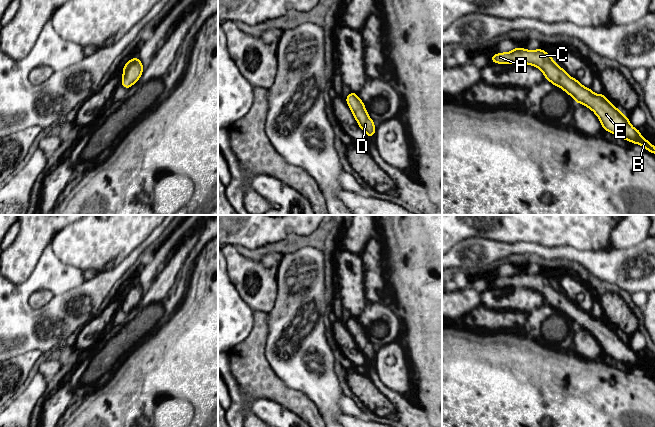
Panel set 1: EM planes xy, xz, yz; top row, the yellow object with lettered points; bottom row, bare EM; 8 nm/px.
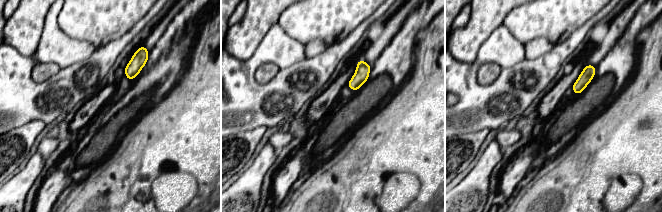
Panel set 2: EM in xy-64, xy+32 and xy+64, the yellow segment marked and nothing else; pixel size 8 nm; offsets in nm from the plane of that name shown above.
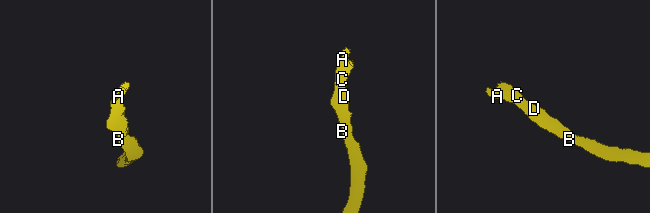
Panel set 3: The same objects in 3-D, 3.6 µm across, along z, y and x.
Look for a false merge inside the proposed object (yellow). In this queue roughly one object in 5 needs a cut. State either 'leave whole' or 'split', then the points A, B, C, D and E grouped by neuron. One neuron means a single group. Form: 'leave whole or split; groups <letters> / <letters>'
leave whole; groups A B C D E

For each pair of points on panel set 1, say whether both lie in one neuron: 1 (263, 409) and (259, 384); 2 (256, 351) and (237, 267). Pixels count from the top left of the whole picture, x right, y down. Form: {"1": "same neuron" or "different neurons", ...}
{"1": "different neurons", "2": "different neurons"}

